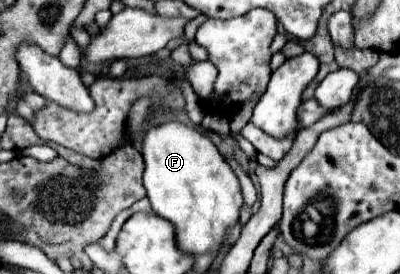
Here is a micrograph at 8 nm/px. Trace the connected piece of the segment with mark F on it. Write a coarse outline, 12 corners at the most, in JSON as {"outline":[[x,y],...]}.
{"outline":[[194,126],[146,132],[144,188],[180,252],[216,254],[238,176]]}

